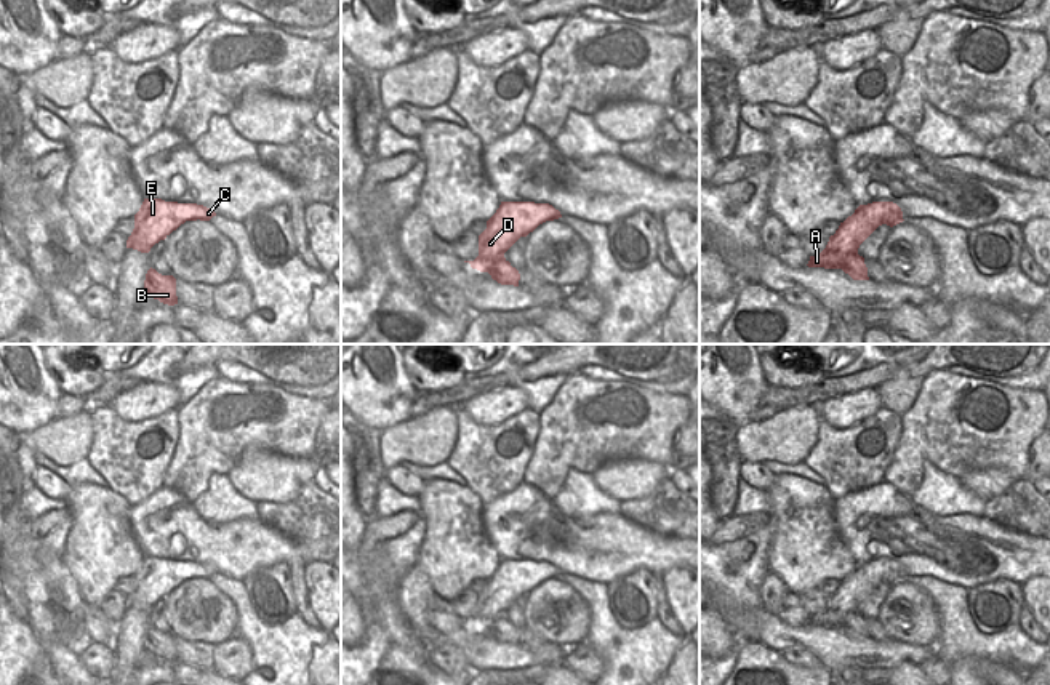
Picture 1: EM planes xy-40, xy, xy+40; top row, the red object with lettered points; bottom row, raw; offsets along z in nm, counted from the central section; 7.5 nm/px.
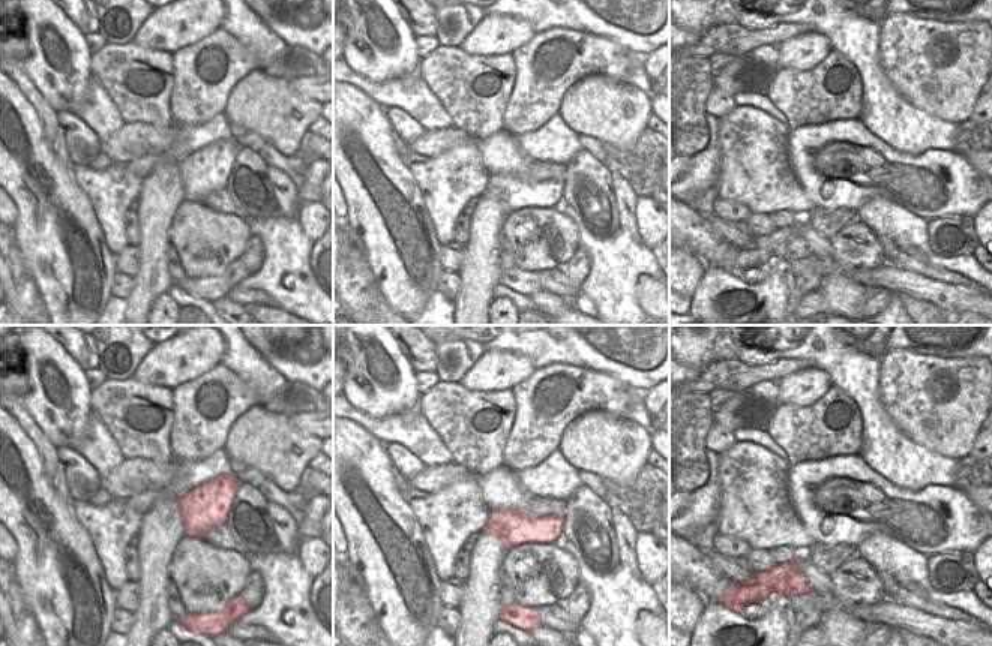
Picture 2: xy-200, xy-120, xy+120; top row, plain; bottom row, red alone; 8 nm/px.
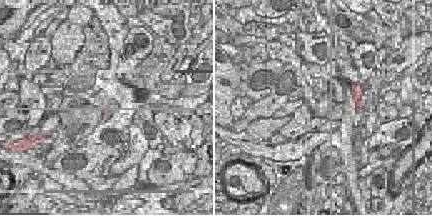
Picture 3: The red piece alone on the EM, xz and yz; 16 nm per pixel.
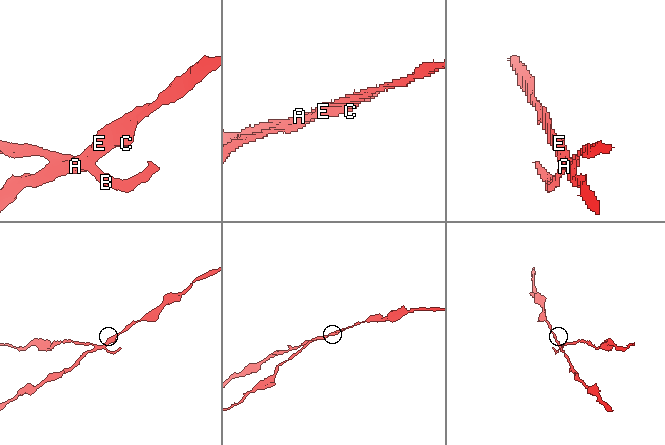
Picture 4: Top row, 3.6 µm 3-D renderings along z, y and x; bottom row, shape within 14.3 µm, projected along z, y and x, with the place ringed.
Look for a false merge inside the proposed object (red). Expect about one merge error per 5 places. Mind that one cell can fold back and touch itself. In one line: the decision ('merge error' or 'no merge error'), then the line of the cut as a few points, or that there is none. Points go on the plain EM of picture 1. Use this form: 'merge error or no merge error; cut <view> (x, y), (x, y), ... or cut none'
merge error; cut xy+40 (857, 612), (852, 612), (841, 626)

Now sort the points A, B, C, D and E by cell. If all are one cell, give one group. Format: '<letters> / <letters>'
A C D E / B

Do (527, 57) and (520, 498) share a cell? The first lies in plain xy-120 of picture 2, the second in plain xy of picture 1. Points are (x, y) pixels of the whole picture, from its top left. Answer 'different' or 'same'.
different

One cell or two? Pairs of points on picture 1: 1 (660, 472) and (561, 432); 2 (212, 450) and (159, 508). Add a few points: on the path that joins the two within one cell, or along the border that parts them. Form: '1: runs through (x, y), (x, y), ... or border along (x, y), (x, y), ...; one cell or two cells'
1: border along (663, 464), (653, 460), (610, 460), (591, 474); two cells
2: border along (164, 485), (180, 492), (191, 503); two cells

